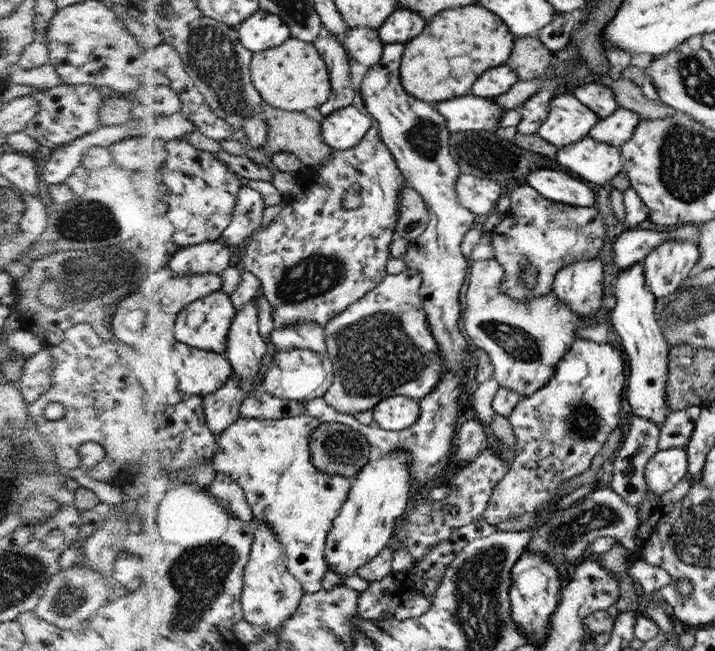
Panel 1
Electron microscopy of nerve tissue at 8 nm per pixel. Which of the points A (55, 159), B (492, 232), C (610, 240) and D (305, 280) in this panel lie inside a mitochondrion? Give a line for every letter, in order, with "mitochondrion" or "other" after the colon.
A: other
B: other
C: other
D: mitochondrion

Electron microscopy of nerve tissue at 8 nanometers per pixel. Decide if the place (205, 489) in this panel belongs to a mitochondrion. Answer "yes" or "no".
no

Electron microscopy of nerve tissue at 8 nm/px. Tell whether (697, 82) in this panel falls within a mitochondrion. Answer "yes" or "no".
yes

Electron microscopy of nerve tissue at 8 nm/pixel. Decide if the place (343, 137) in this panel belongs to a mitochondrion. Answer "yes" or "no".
no

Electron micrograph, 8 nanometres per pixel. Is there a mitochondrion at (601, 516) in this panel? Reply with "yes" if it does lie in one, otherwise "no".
yes

